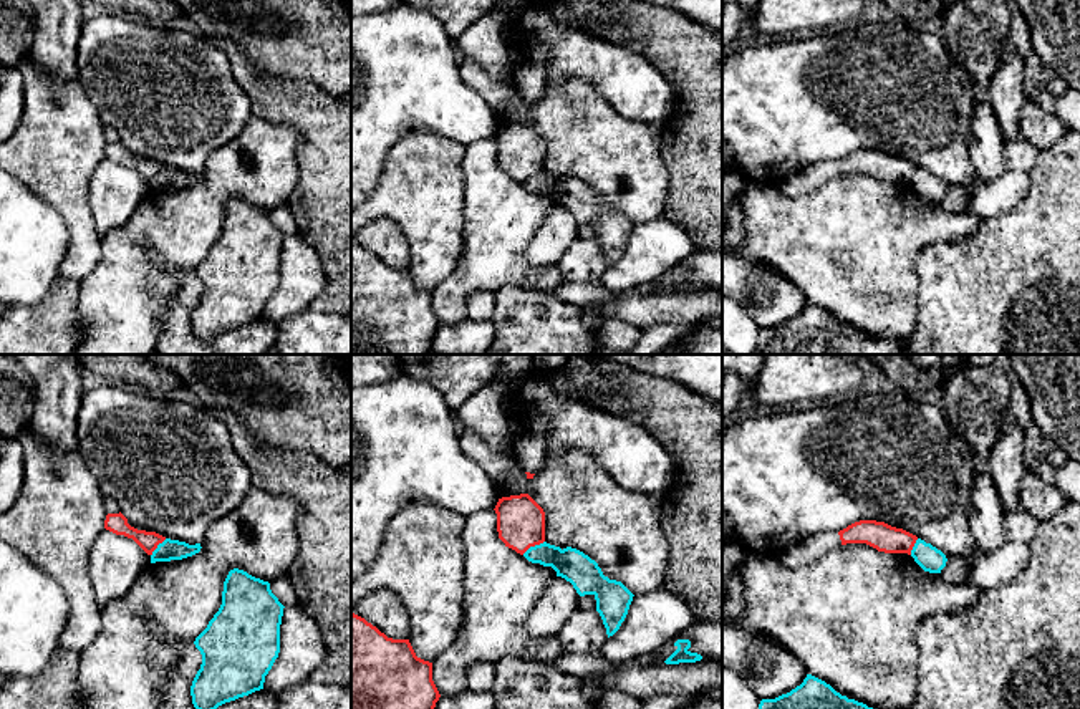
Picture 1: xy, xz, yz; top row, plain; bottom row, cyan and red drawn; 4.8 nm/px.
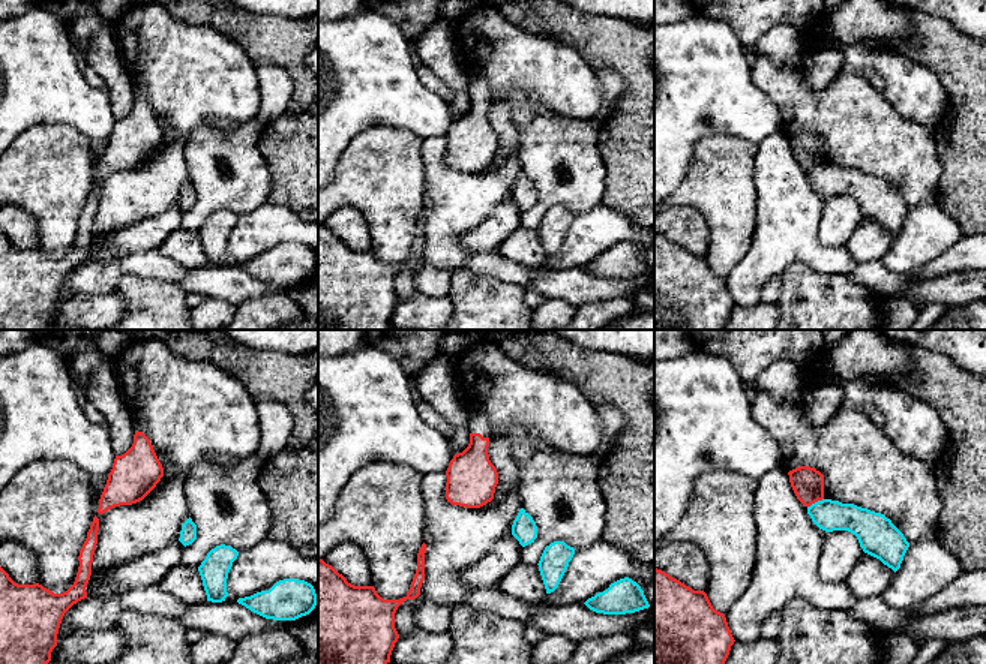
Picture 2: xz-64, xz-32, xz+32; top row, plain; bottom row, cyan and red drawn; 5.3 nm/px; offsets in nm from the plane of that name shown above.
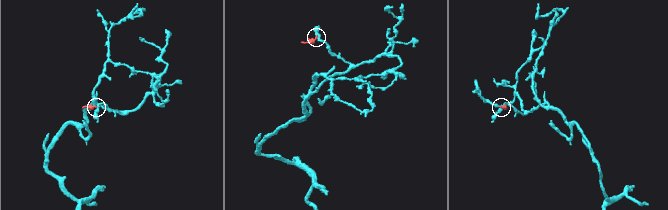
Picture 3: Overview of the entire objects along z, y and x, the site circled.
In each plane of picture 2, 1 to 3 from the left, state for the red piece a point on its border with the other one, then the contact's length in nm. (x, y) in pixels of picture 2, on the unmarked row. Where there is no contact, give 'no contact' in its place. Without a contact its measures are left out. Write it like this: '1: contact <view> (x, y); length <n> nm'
1: no contact
2: no contact
3: contact xz+32 (815, 167); length 100 nm

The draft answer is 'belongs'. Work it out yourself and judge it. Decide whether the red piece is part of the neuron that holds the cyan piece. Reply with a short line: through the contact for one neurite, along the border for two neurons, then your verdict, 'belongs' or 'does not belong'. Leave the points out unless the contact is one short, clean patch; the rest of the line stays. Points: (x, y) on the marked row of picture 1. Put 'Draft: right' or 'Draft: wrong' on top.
Draft: wrong
line xz (544, 540), (530, 545), (522, 554); does not belong

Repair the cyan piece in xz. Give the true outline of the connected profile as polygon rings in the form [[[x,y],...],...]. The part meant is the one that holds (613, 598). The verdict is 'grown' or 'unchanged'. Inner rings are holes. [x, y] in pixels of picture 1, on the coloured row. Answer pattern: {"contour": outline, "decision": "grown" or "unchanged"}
{"contour": [[[547,542],[530,547],[523,557],[532,563],[552,567],[580,596],[593,595],[608,638],[620,629],[634,595],[621,581],[605,576],[595,560],[576,548],[562,550]]], "decision": "unchanged"}

